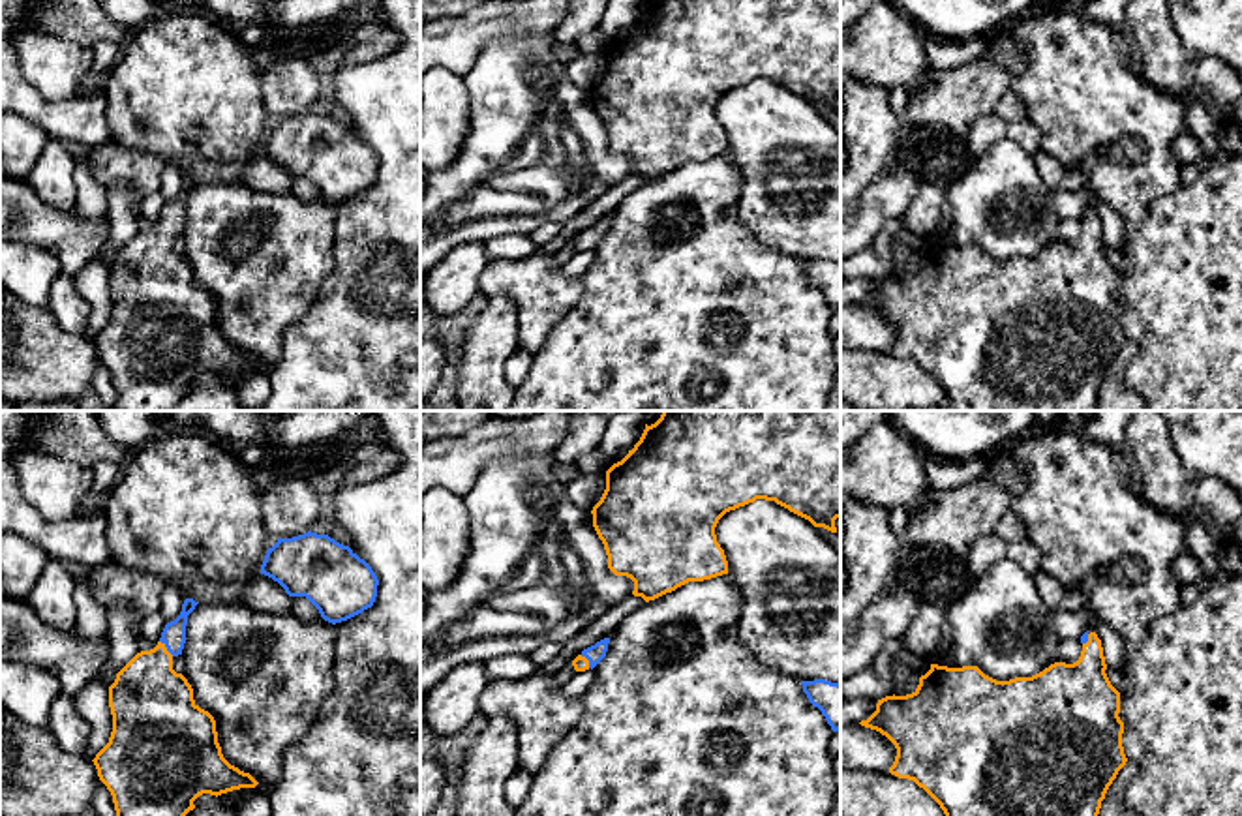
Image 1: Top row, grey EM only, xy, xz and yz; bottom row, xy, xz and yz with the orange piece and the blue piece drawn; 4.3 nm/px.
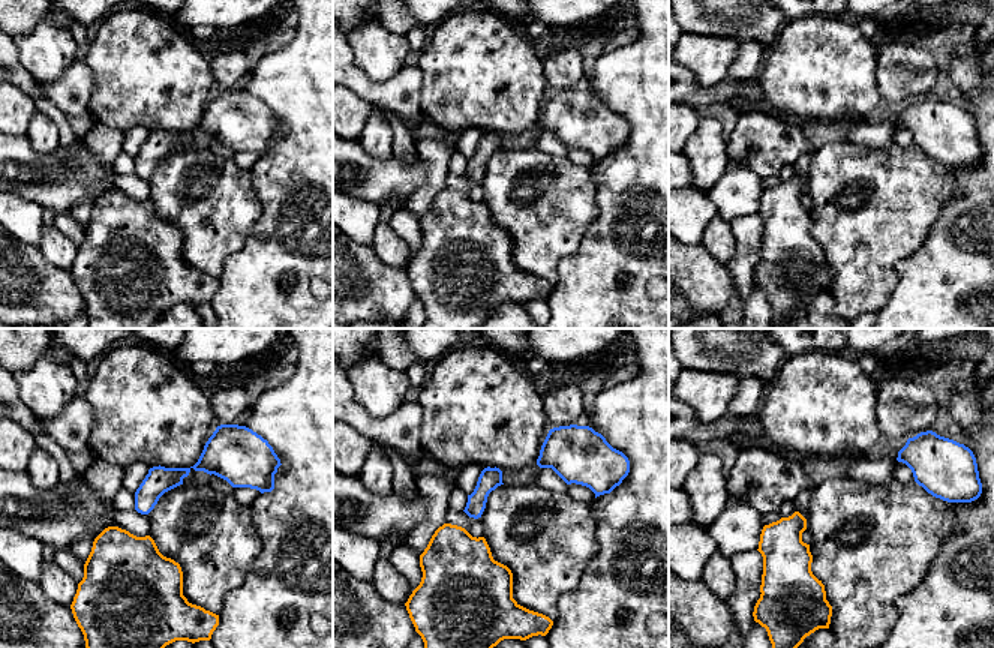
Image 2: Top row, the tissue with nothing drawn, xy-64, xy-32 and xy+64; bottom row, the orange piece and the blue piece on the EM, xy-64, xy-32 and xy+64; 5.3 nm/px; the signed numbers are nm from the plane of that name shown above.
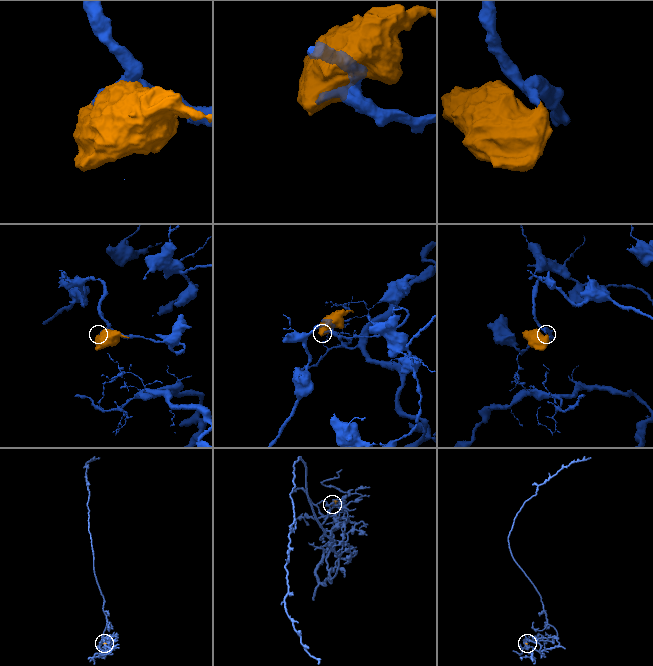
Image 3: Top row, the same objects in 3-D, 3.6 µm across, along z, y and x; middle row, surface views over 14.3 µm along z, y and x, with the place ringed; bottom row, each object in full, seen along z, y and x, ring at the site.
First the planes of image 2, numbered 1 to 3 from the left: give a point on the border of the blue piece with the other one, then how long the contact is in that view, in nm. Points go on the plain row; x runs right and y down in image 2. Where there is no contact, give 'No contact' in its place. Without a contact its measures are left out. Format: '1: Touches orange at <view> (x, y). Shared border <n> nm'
1: No contact
2: No contact
3: No contact

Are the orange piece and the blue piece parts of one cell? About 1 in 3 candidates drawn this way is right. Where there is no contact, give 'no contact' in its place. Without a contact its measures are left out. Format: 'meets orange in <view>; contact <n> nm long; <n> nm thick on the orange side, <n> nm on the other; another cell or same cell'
meets orange in xy; contact 90 nm long; 340 nm thick on the orange side, 100 nm on the other; same cell

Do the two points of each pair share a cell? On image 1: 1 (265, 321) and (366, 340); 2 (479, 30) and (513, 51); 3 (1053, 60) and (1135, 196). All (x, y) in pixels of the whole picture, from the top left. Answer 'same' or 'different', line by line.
1: different
2: different
3: same

